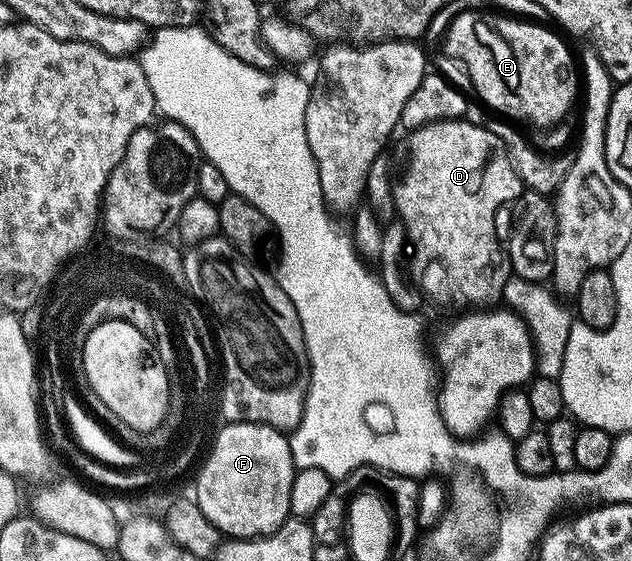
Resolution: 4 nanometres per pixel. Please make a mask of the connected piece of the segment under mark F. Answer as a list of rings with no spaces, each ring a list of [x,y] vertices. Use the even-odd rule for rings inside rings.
[[[231,422],[219,430],[210,456],[212,461],[206,466],[205,473],[195,478],[195,501],[203,516],[207,516],[207,520],[211,520],[211,524],[222,535],[233,540],[263,538],[267,534],[275,533],[285,523],[286,518],[290,517],[289,505],[295,497],[295,467],[288,437],[282,431],[270,426],[260,426],[258,422]]]

